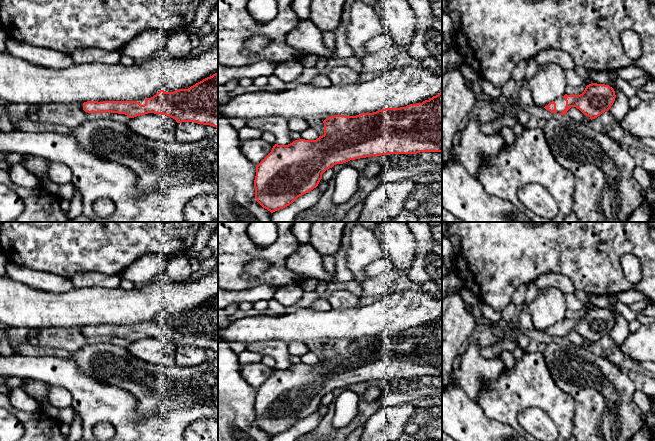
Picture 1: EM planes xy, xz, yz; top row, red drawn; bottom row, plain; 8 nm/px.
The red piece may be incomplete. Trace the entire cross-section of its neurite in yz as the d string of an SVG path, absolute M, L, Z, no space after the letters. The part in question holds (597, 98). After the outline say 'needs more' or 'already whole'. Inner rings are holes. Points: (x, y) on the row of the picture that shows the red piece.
M592 83L586 86L582 94L565 94L544 108L551 113L565 115L571 107L576 107L592 120L608 111L615 98L615 91L609 85Z; needs more

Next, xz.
M442 91L422 103L400 108L385 108L356 116L334 115L326 118L323 123L324 134L316 140L299 139L288 145L275 144L271 152L256 165L255 199L263 208L273 213L289 206L298 197L316 188L322 179L322 174L336 164L387 154L442 152Z; already whole

